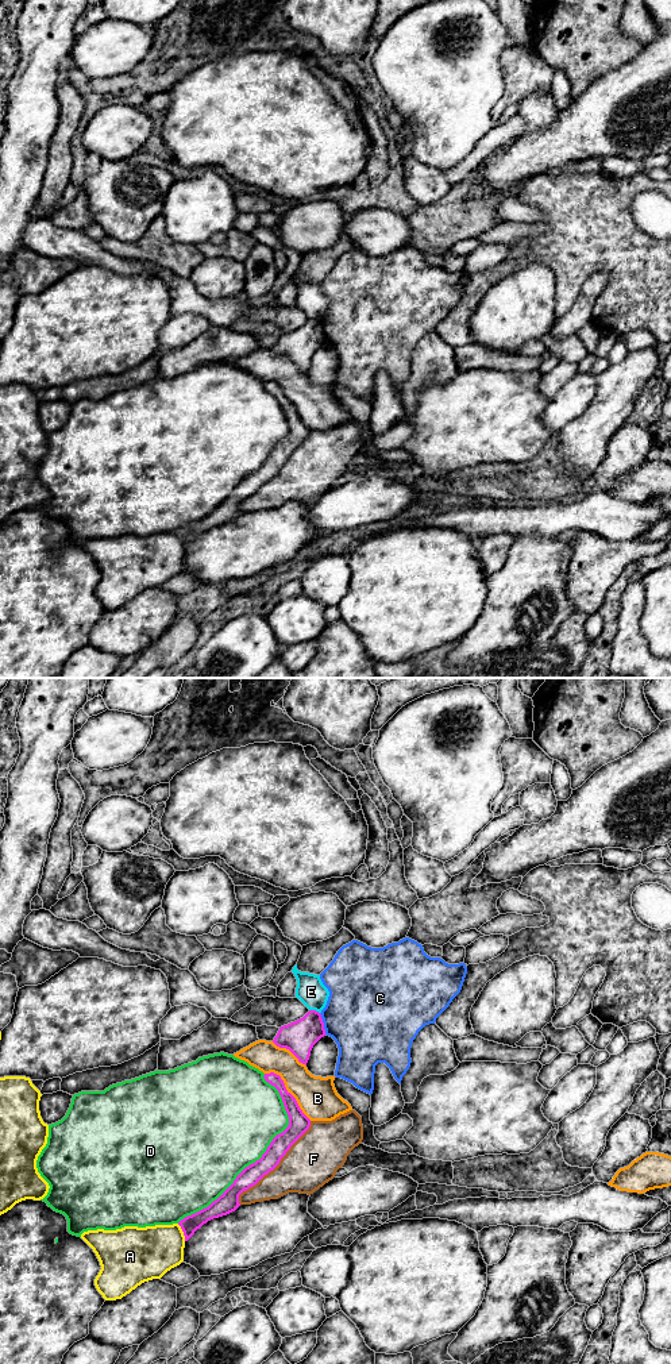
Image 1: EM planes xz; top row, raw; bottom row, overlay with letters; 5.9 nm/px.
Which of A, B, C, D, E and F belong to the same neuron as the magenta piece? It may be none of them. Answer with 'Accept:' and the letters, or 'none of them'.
Accept: none of them

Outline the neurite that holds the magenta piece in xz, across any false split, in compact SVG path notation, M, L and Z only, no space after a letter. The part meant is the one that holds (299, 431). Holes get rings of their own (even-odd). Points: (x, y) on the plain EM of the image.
M270 381L265 382L263 386L278 398L289 425L289 434L282 442L273 447L262 466L246 475L216 509L208 516L188 524L178 531L184 540L185 550L188 550L194 540L208 529L235 520L240 515L239 504L255 494L265 483L273 479L290 455L311 435L311 428L302 421L296 406L286 398L281 385Z

